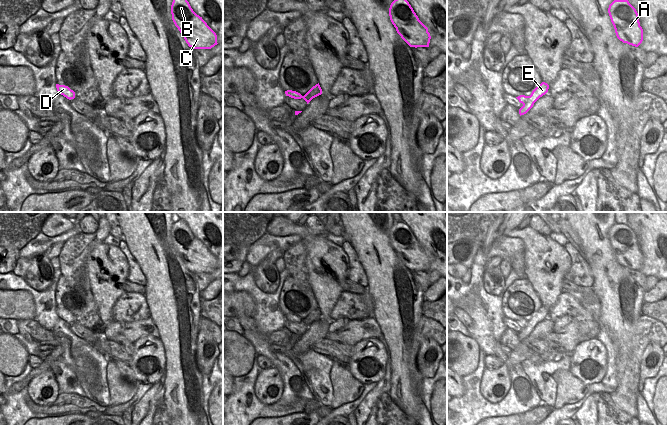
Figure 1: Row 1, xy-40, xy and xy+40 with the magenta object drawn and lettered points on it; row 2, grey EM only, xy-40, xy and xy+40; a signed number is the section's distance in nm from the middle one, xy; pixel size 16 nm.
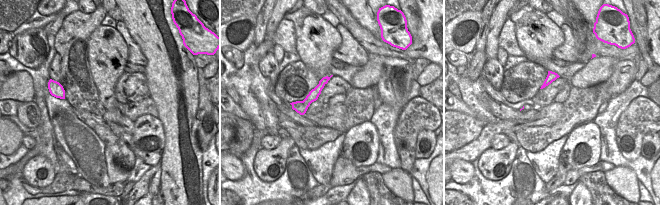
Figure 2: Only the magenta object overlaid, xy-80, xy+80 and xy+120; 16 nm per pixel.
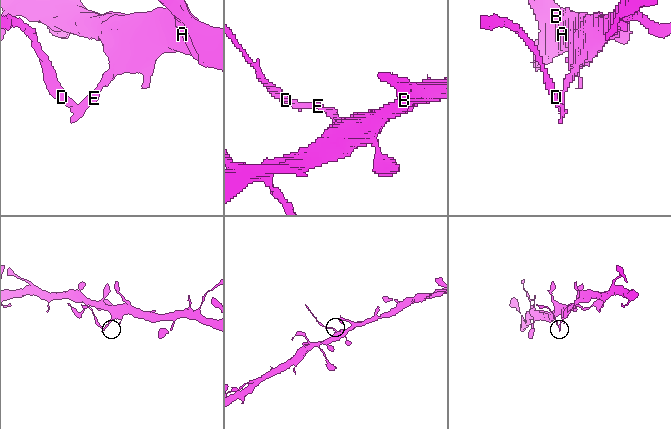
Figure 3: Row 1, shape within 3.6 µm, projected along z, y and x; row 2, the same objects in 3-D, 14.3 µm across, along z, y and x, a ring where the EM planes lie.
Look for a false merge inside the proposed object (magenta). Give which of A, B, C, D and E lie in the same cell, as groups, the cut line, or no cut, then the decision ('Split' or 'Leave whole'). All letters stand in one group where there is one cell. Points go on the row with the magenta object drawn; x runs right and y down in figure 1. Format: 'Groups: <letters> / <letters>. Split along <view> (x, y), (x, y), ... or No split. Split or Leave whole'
Groups: A B C E / D. Split along xy (301, 95), (294, 98). Split.

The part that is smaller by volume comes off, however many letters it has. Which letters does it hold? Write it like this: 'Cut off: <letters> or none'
Cut off: D.

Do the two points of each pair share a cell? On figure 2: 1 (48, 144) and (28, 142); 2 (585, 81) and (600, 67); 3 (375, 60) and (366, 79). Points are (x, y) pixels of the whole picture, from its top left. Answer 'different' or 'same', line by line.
1: different
2: same
3: same

